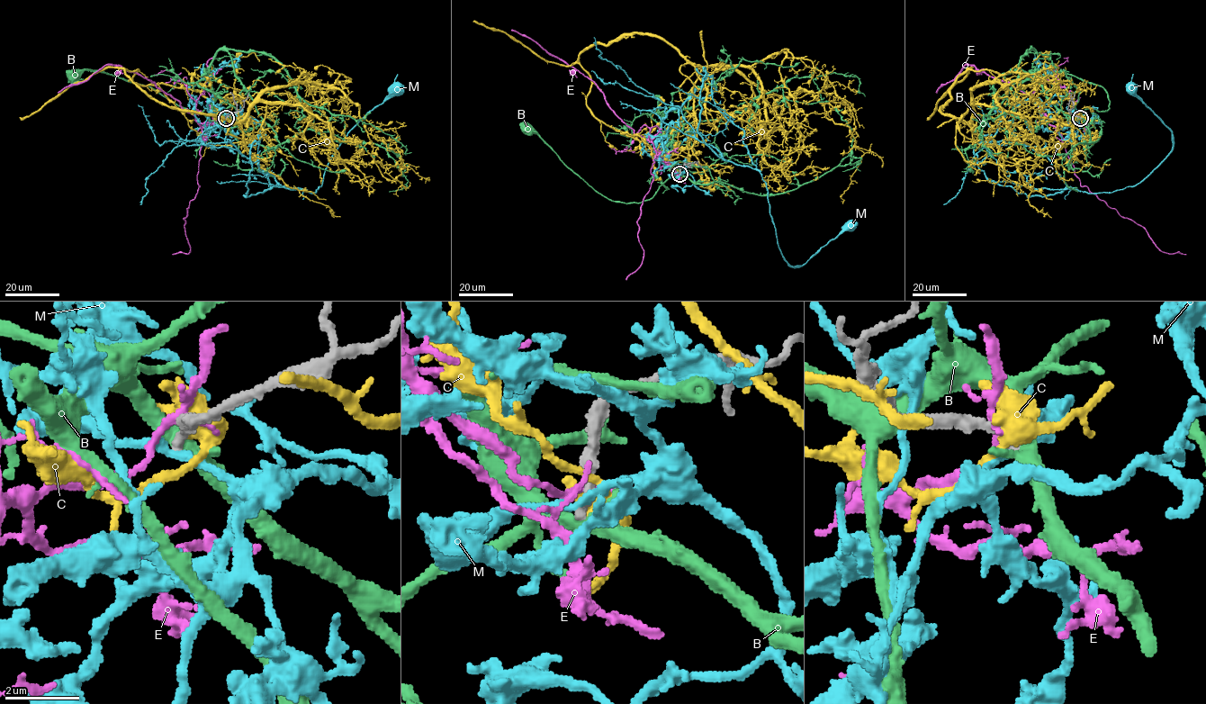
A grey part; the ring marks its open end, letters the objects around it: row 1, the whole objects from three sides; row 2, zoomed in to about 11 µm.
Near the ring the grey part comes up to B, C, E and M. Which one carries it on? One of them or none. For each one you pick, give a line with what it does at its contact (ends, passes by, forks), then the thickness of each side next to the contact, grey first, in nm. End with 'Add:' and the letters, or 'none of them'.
Add: none of them

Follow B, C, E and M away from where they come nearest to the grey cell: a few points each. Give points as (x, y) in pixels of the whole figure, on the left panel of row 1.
B: (225, 117), (211, 109), (189, 111), (151, 87), (112, 74), (84, 69), (75, 75)
C: (226, 117), (126, 70), (232, 121), (265, 91), (337, 87), (382, 175), (410, 165), (389, 164)
E: (226, 115), (202, 127), (169, 94), (120, 66), (104, 65), (87, 79), (58, 93)
M: (225, 118), (229, 127), (211, 129), (208, 99), (261, 126), (261, 172), (312, 193), (348, 132), (397, 87)

